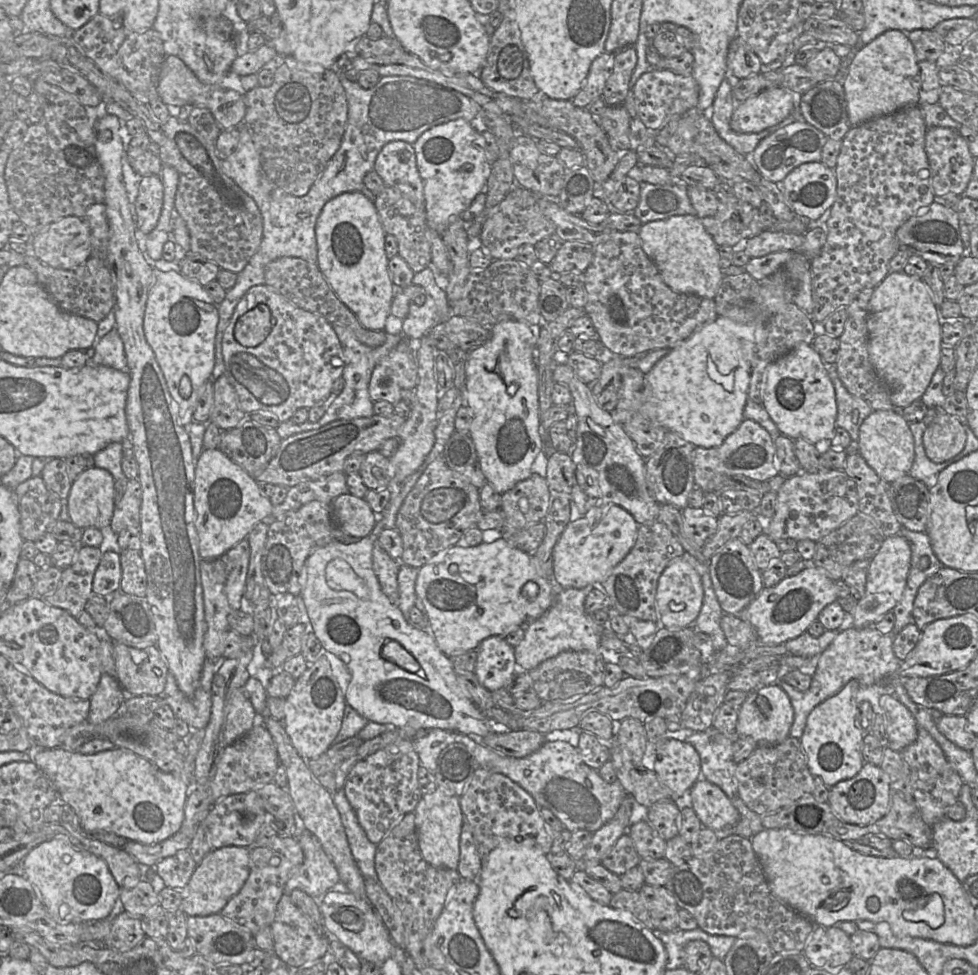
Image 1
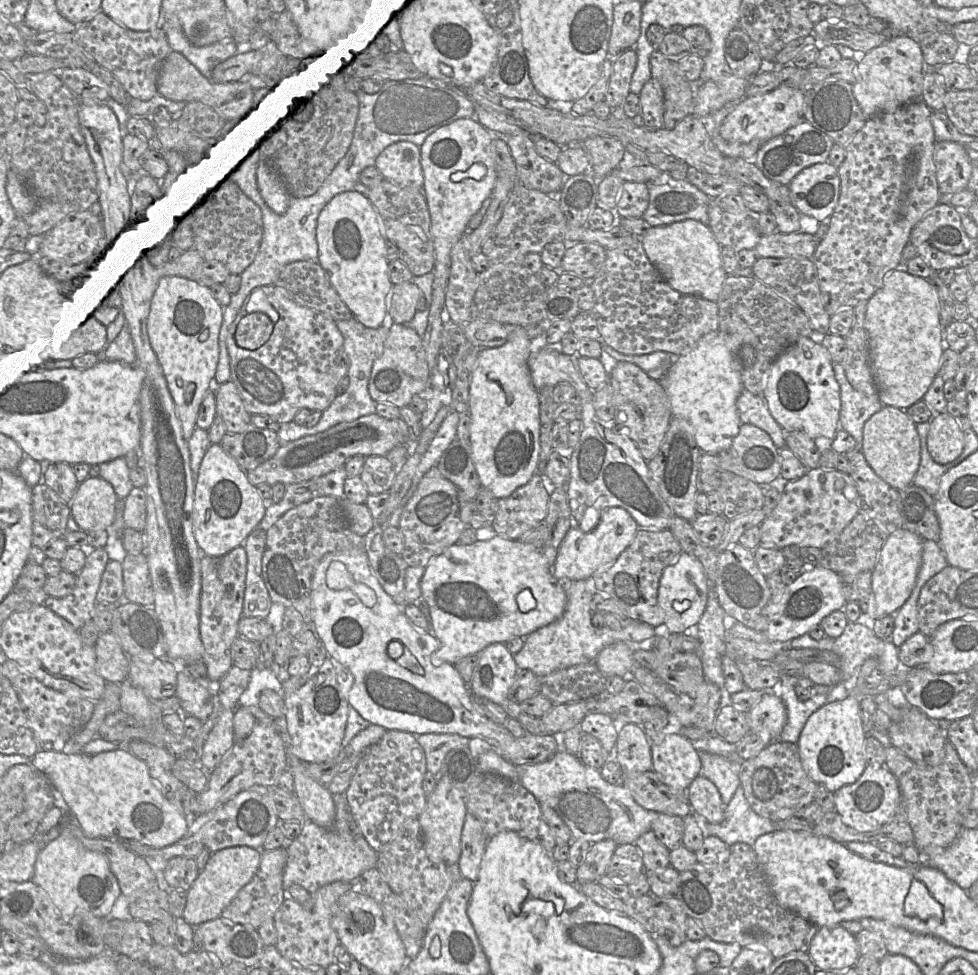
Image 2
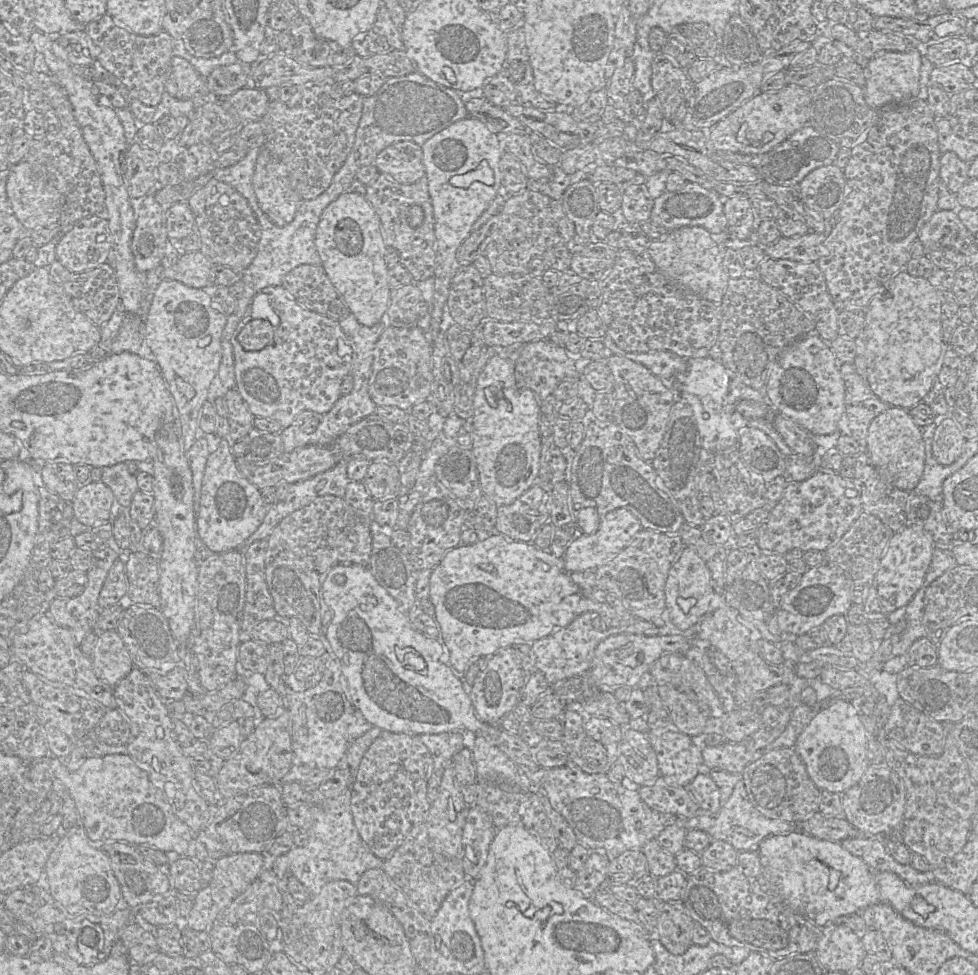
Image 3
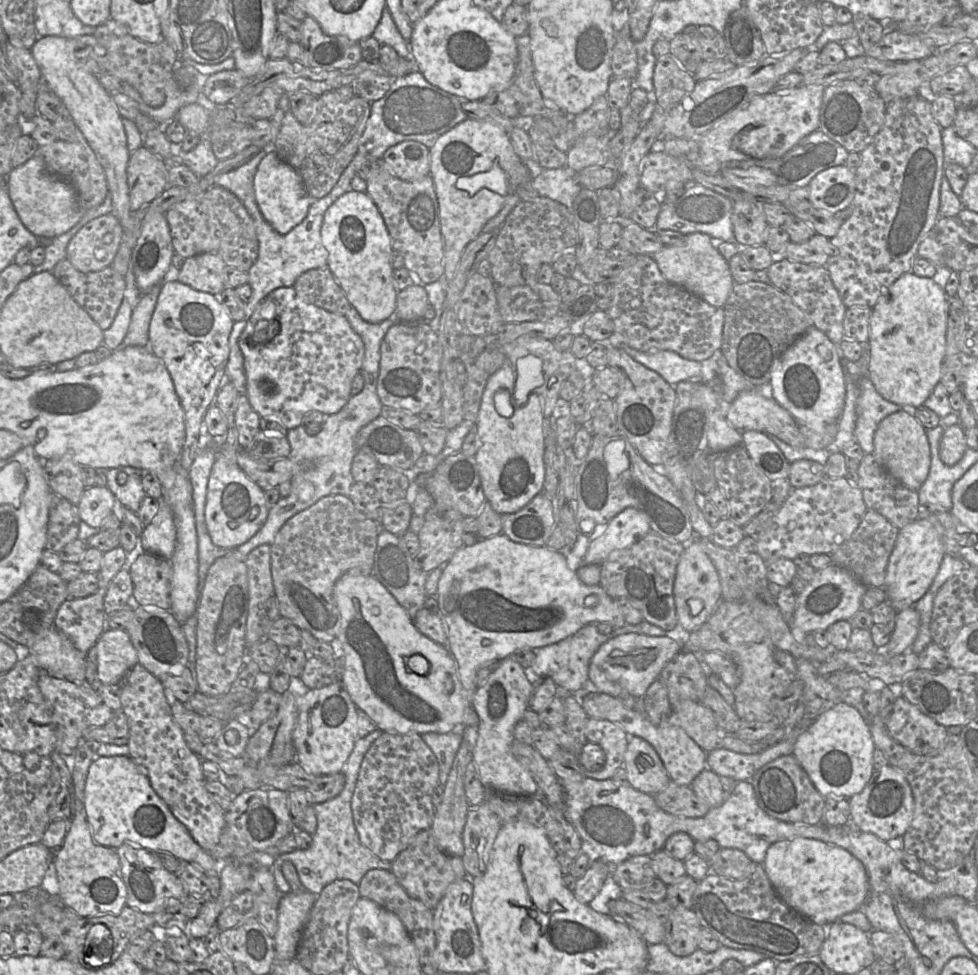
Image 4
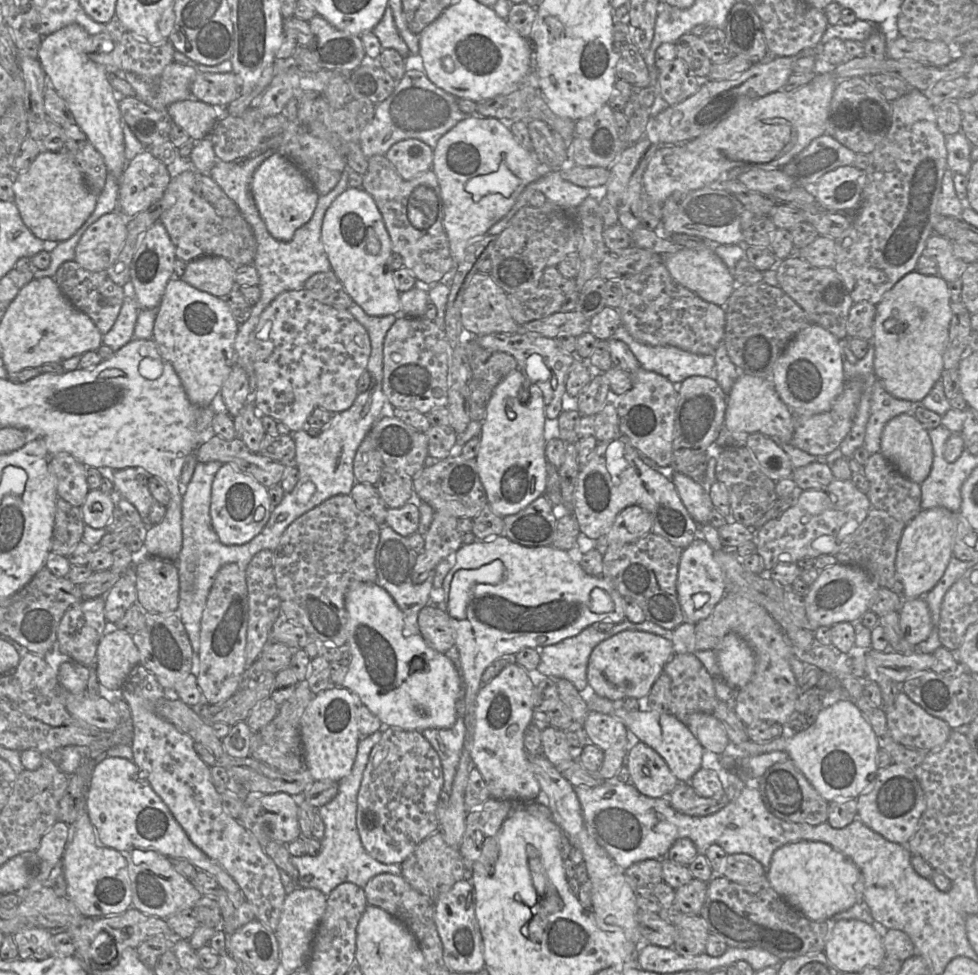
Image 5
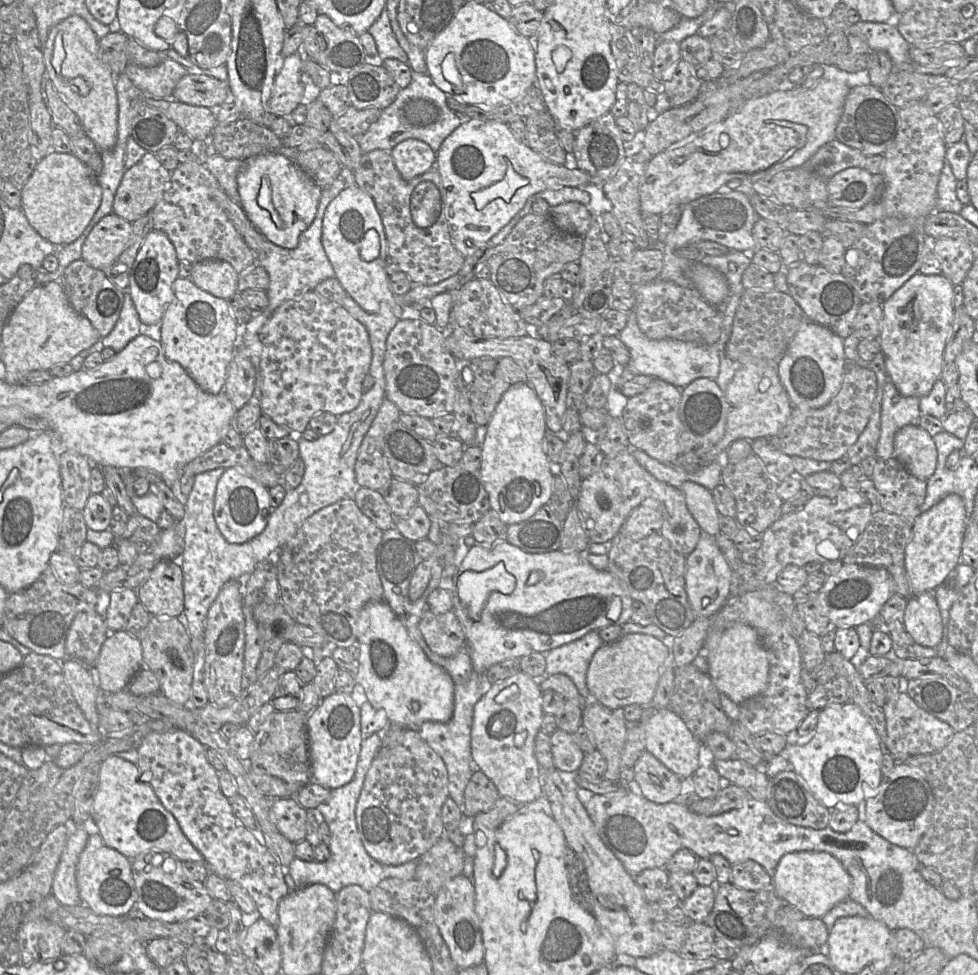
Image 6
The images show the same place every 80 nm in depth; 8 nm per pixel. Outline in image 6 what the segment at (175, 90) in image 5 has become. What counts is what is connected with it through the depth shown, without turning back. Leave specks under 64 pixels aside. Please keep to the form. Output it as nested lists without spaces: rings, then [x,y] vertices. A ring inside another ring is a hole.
[[[165,57],[154,67],[129,63],[124,73],[144,94],[158,99],[172,99],[178,82],[189,72],[182,65]]]

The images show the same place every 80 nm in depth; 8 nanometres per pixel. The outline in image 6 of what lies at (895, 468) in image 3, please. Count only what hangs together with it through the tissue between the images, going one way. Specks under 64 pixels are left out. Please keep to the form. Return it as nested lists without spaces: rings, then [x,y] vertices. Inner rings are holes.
[[[906,425],[894,436],[895,458],[918,479],[927,481],[935,472],[938,452],[933,437],[919,425]]]

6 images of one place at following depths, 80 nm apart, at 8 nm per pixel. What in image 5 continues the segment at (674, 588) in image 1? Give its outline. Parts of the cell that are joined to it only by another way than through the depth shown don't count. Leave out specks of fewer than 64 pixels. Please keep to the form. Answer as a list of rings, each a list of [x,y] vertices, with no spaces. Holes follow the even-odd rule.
[[[700,527],[695,533],[695,540],[682,551],[676,590],[686,623],[697,624],[708,618],[725,595],[722,570],[714,559],[713,552],[714,550],[704,540]]]

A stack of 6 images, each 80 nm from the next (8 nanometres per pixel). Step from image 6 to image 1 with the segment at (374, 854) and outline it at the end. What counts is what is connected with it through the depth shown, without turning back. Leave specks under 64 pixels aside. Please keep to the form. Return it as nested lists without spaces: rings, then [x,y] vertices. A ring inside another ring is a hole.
[[[397,740],[357,762],[347,776],[344,793],[353,808],[357,820],[367,838],[375,845],[380,843],[390,828],[406,813],[413,813],[422,794],[418,785],[420,761],[415,752],[413,740]]]

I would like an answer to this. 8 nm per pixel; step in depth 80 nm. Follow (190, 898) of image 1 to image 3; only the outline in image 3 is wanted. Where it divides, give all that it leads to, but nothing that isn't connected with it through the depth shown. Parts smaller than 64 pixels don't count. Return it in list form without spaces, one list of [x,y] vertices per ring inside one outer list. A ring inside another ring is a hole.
[[[257,852],[236,853],[222,857],[214,863],[210,883],[197,892],[193,907],[186,918],[188,927],[196,932],[208,931],[215,924],[218,914],[229,906],[249,885],[251,885],[263,869],[264,854]]]

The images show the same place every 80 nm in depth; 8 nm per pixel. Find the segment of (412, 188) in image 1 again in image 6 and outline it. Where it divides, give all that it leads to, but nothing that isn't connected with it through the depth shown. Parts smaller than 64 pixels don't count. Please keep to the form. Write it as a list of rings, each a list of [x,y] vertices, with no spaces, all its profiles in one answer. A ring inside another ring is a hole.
[[[406,139],[391,150],[394,164],[402,178],[410,181],[436,167],[436,153],[424,141]]]

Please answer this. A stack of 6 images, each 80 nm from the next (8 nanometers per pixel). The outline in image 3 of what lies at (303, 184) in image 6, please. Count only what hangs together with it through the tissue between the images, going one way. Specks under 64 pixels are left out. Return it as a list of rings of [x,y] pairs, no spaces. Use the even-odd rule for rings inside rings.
[[[261,148],[253,174],[253,189],[261,210],[278,227],[288,225],[303,201],[285,164]]]

